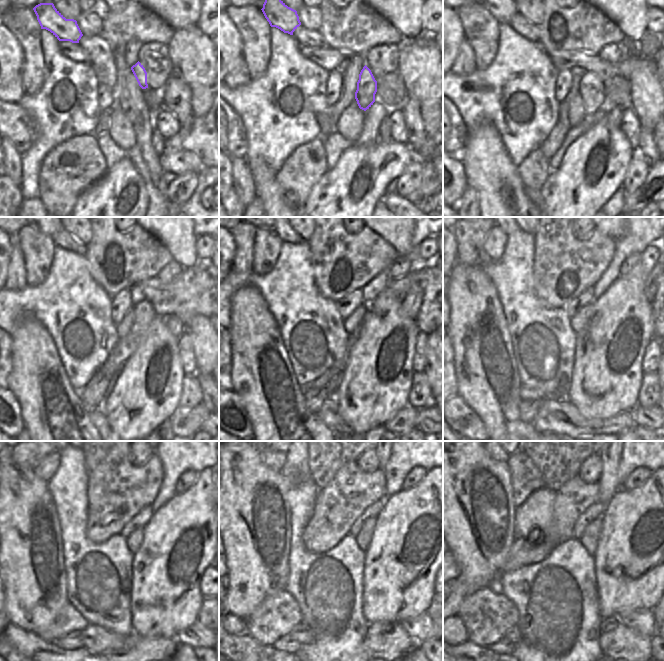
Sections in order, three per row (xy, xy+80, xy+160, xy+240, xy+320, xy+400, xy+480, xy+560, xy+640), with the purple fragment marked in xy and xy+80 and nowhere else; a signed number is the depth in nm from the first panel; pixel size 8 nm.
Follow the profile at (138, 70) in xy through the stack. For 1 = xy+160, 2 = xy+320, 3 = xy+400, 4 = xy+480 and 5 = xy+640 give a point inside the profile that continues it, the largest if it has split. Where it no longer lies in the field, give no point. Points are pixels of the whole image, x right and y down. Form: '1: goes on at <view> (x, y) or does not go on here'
1: goes on at xy+160 (591, 86)
2: goes on at xy+320 (320, 383)
3: goes on at xy+400 (524, 393)
4: goes on at xy+480 (69, 619)
5: goes on at xy+640 (487, 614)

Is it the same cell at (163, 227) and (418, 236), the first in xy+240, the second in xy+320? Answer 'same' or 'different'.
different

